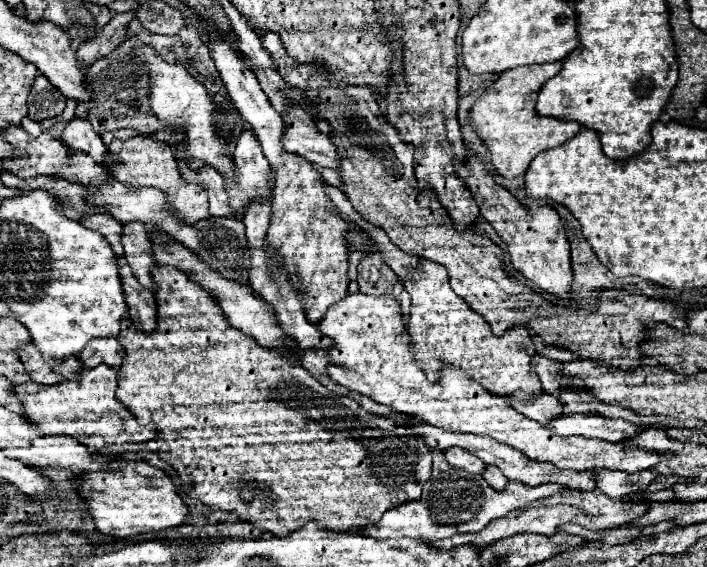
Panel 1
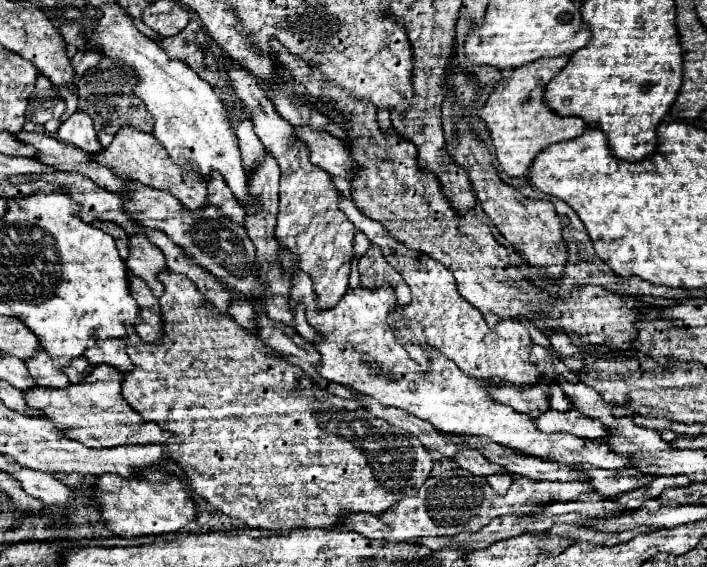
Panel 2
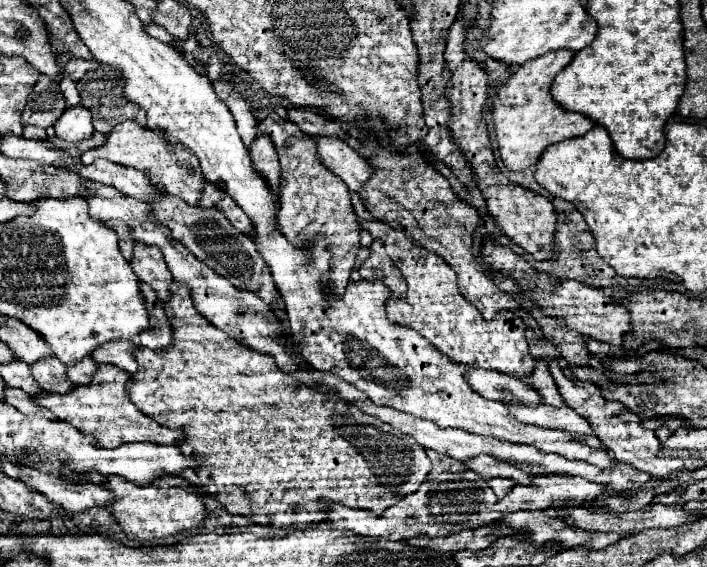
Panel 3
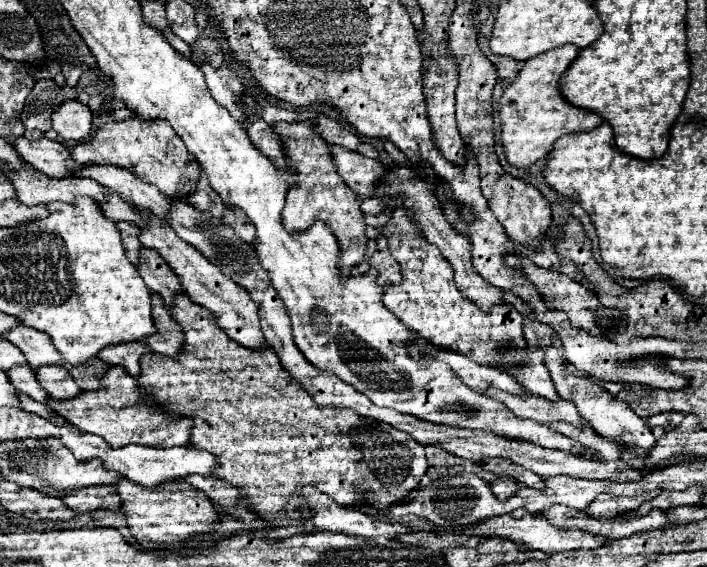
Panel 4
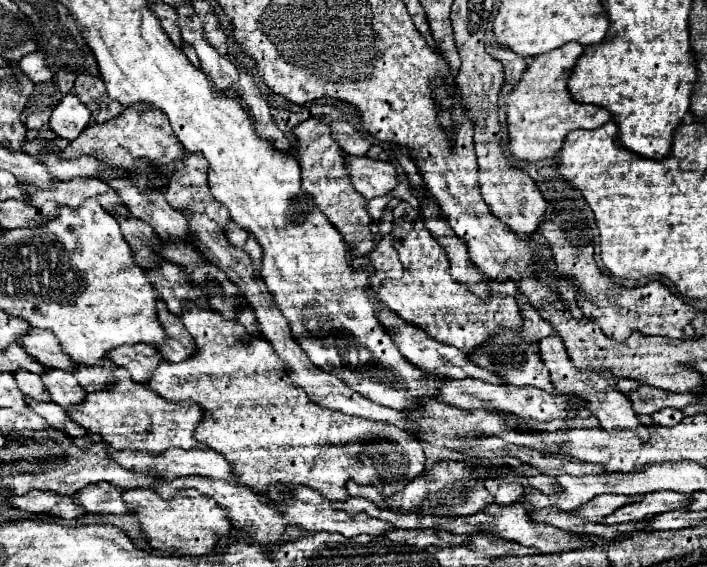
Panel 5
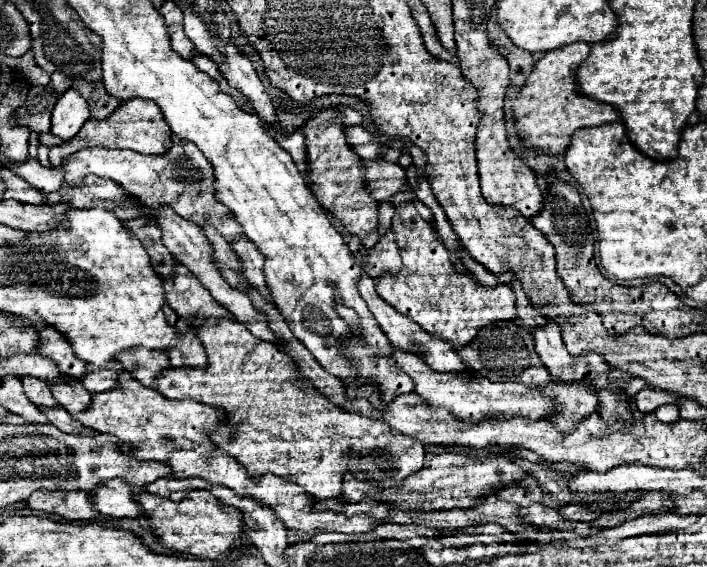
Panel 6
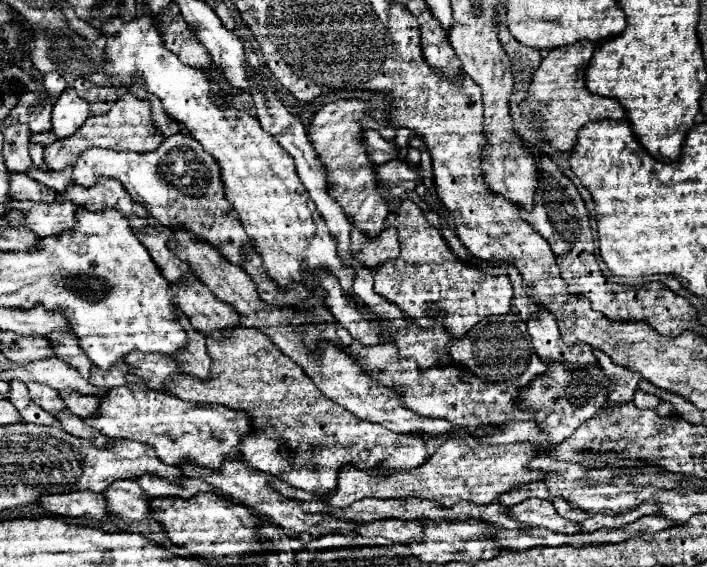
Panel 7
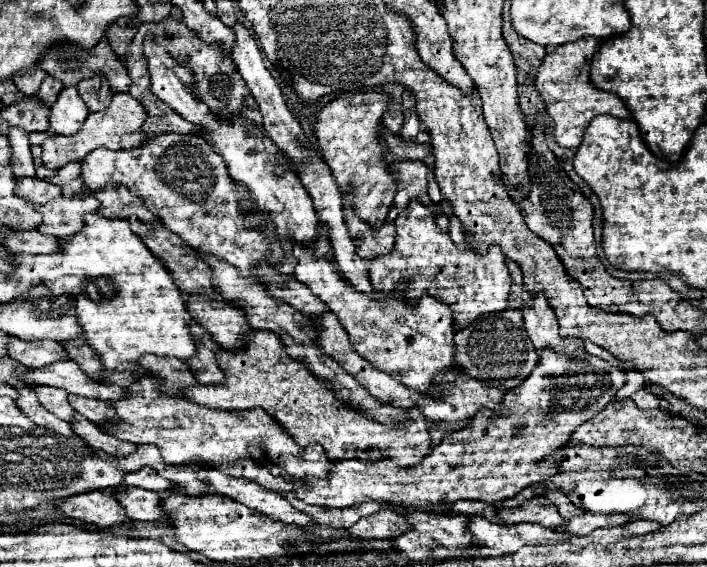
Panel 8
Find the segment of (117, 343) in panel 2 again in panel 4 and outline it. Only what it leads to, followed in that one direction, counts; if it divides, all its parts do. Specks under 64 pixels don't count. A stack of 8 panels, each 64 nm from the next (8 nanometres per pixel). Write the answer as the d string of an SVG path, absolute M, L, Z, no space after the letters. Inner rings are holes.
M116 344L116 348L104 348L100 360L108 366L122 366L134 378L140 374L140 356L150 352L144 344Z

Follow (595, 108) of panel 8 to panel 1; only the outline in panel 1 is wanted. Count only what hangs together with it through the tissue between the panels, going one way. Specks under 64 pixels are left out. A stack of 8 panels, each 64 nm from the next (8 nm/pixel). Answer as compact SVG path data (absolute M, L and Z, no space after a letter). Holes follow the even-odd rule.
M548 62L502 72L470 108L470 124L478 138L488 146L490 162L500 176L522 176L536 154L564 144L580 130L580 124L576 122L564 122L536 114L538 90L544 86L546 78L552 78L560 72L560 66L560 62Z

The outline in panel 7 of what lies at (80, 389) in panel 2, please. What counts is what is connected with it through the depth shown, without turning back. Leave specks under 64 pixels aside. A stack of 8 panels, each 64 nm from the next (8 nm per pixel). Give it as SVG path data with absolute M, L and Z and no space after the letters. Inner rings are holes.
M132 374L126 376L124 386L108 390L108 396L100 398L98 412L84 422L108 438L126 438L152 446L164 464L182 464L188 460L206 468L220 468L224 460L240 460L234 446L252 430L242 410L230 410L220 404L184 402L166 392L150 390Z

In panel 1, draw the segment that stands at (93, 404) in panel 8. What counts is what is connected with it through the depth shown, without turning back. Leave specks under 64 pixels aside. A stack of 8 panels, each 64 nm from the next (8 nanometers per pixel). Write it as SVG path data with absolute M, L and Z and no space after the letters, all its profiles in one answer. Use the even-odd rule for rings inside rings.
M26 344L24 348L20 348L18 350L18 356L20 356L26 372L30 374L30 378L34 382L50 386L50 384L58 384L58 382L64 380L60 374L54 374L52 372L52 368L40 358L40 354L36 350L32 350L32 344Z

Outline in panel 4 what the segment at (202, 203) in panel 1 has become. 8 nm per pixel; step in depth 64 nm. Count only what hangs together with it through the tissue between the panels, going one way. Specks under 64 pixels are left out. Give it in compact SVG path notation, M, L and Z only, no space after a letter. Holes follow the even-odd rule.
M130 116L122 122L108 122L96 130L96 136L88 144L78 144L72 150L72 158L78 164L116 164L132 170L138 178L156 184L166 196L188 198L196 192L200 166L196 158L184 148L184 142L172 132L166 120L144 120Z

